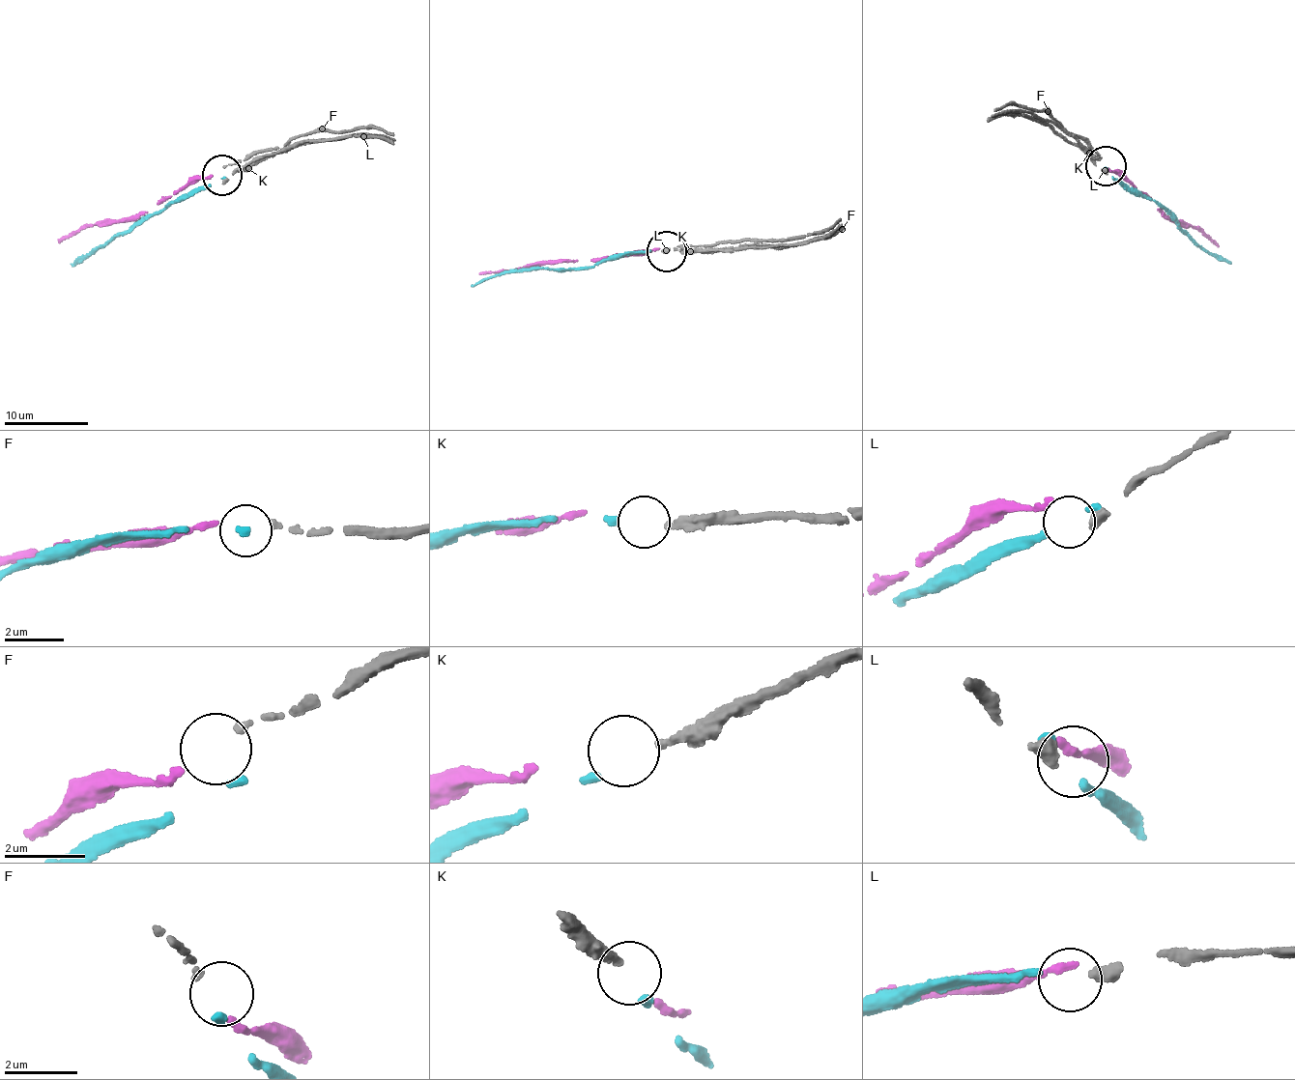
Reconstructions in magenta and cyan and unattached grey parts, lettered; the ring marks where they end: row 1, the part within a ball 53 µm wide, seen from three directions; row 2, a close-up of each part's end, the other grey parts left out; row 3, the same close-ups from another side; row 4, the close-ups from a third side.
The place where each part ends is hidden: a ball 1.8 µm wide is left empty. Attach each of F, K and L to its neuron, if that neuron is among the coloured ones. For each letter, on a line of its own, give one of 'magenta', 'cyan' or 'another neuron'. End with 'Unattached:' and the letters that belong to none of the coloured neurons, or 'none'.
F: magenta
K: cyan
L: another neuron
Unattached: L

